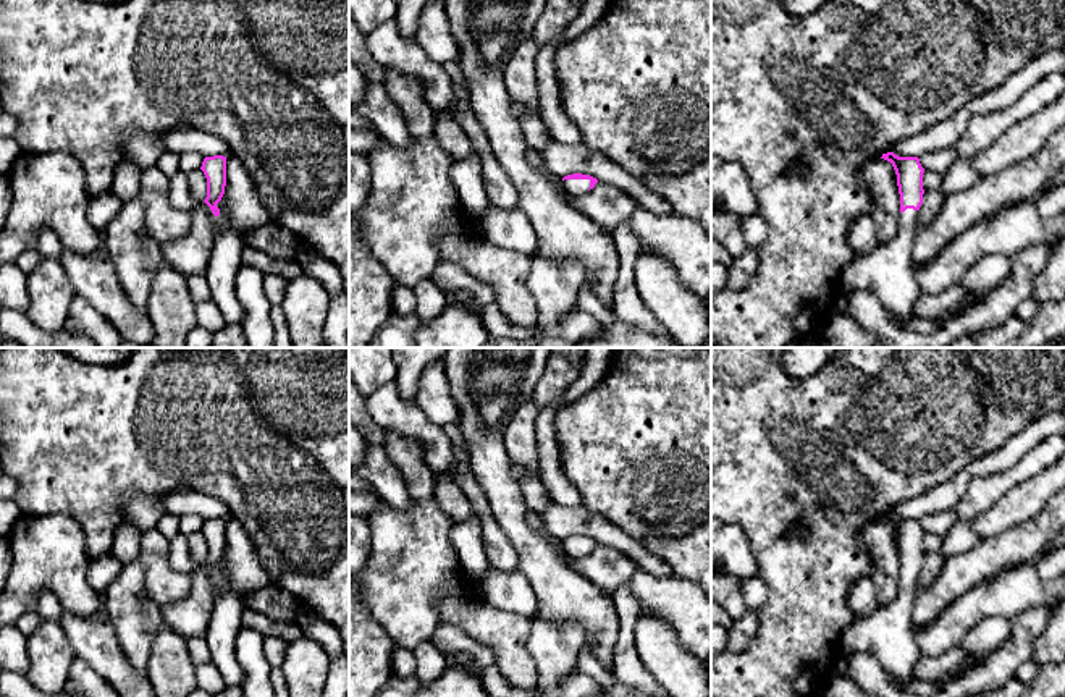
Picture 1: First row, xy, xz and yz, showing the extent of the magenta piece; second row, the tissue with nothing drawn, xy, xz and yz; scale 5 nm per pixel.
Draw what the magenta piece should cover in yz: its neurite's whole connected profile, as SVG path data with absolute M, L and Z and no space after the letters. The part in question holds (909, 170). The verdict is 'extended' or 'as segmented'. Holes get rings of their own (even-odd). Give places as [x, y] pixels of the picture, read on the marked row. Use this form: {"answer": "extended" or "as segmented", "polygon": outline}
{"answer": "extended", "polygon": "M882 154L890 162L900 194L899 231L890 243L879 244L868 256L857 256L839 278L839 291L868 289L878 296L886 312L902 320L913 317L913 307L921 289L913 275L913 243L916 234L918 210L923 204L924 168L918 157Z"}

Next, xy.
{"answer": "extended", "polygon": "M205 157L200 170L207 178L205 204L210 207L218 234L204 277L208 281L210 296L218 306L226 323L241 325L244 309L236 296L236 275L242 265L242 251L247 246L238 231L226 226L226 218L217 204L226 186L226 157Z"}

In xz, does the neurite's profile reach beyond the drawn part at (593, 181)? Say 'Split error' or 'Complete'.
Split error

